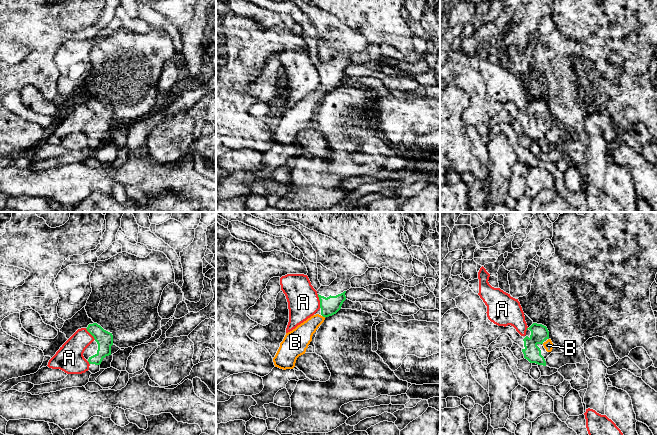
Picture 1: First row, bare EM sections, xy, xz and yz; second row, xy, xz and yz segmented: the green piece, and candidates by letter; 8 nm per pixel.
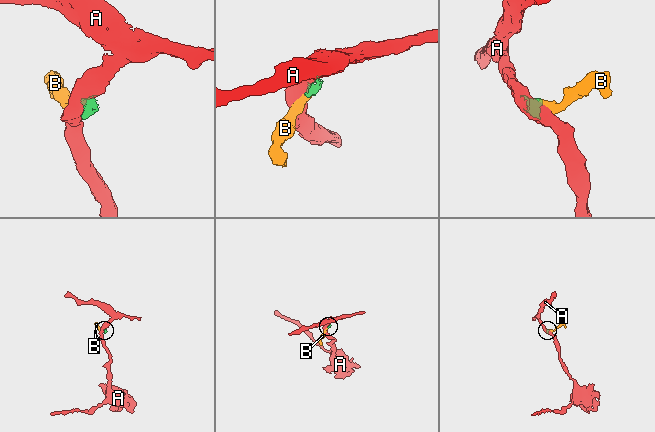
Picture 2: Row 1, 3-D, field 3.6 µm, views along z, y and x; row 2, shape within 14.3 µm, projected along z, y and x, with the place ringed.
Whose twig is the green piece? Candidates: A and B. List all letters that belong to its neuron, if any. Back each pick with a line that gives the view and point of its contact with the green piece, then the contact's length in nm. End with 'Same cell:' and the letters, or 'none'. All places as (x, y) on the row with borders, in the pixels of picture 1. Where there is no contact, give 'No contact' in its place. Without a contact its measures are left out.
B: Touches green at xz (324, 316). Shared border 40 nm
Same cell: B

